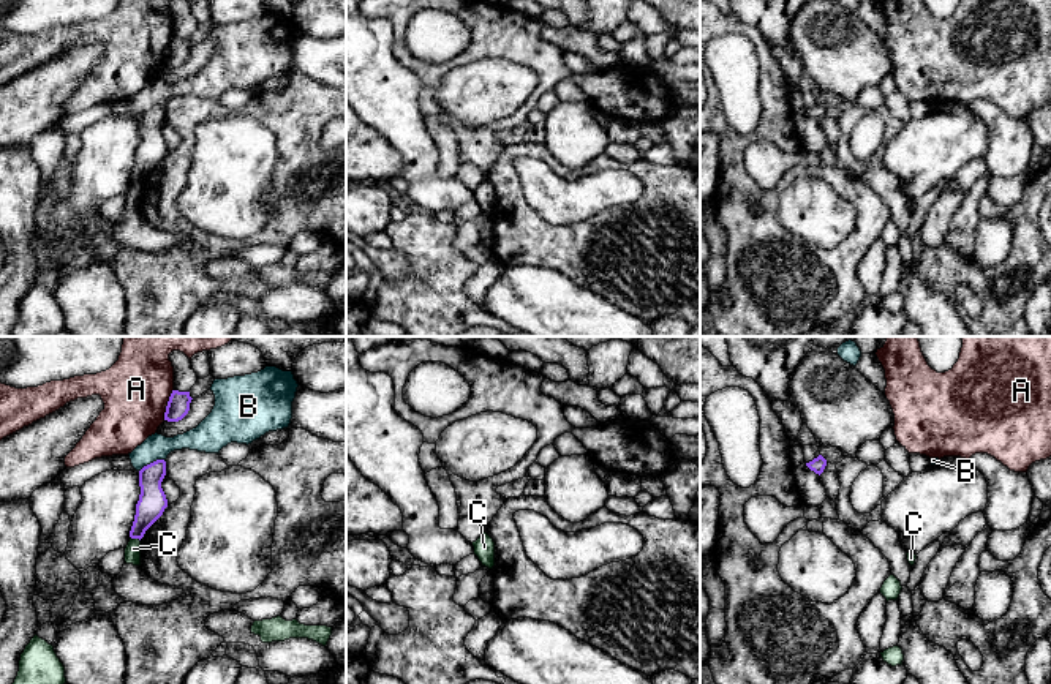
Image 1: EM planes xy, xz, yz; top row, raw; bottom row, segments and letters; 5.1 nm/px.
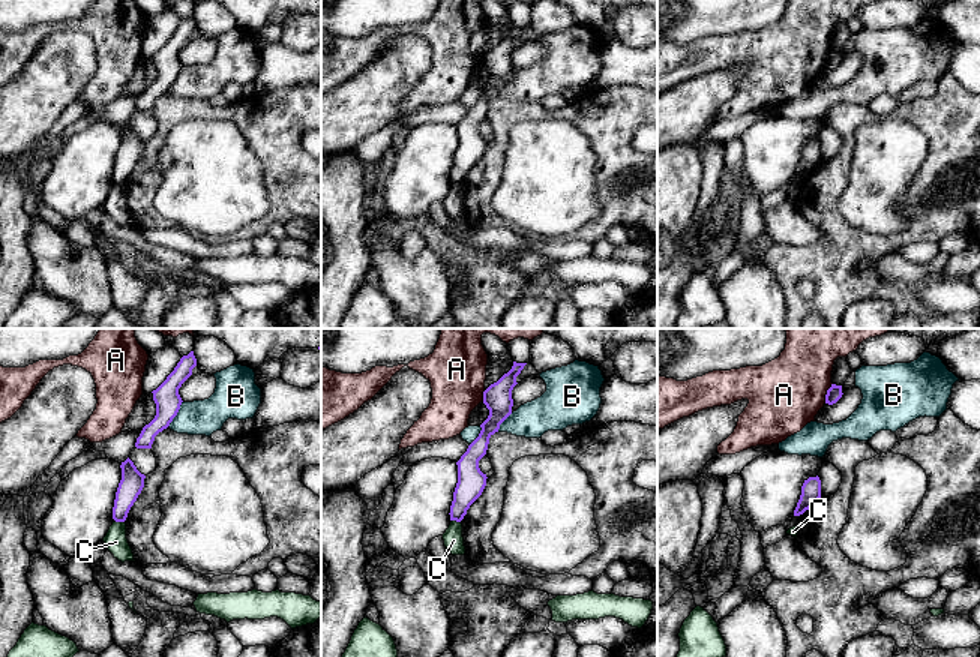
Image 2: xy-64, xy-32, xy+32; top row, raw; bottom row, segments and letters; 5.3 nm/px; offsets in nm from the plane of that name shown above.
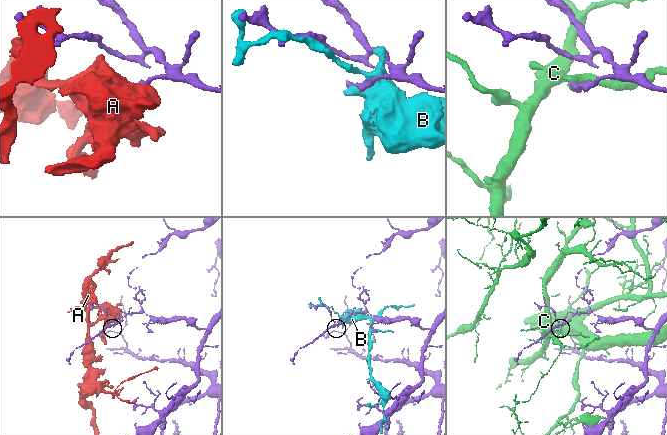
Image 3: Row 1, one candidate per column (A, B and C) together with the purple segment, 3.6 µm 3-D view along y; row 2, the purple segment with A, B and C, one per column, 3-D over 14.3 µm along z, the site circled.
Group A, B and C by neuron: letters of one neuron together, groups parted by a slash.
A / B / C

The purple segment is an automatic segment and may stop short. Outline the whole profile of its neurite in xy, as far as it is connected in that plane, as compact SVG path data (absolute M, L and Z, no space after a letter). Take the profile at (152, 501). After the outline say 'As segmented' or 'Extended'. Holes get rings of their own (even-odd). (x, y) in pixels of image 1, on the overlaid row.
M156 460L139 471L141 494L130 531L131 539L142 539L145 531L163 515L168 507L161 482L166 475L166 461Z. As segmented

